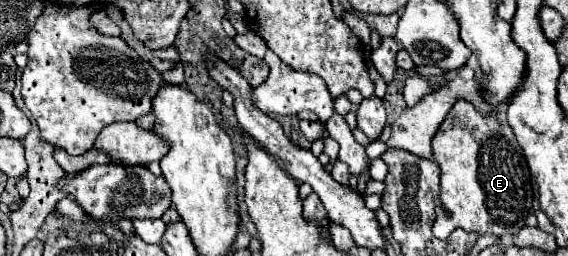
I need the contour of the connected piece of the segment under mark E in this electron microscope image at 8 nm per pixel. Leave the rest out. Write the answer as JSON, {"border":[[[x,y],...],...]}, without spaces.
{"border":[[[457,101],[433,137],[433,155],[441,167],[439,199],[449,215],[457,221],[457,227],[463,231],[475,231],[479,235],[495,235],[499,239],[509,239],[519,233],[521,227],[525,227],[525,219],[529,217],[533,203],[531,173],[527,169],[523,149],[519,149],[519,143],[515,141],[503,113],[481,117],[471,103]]]}

